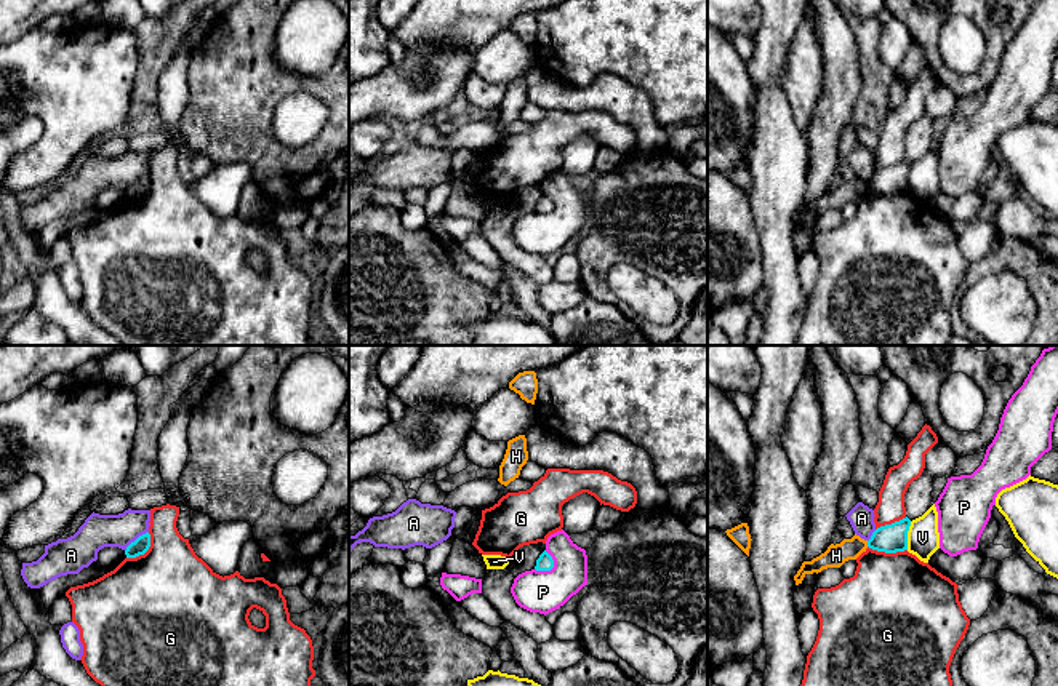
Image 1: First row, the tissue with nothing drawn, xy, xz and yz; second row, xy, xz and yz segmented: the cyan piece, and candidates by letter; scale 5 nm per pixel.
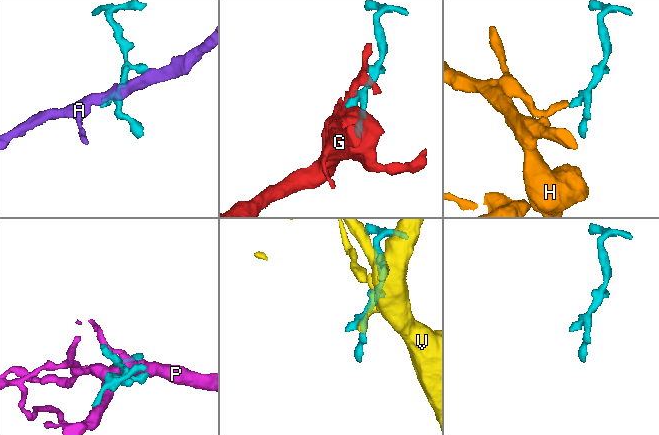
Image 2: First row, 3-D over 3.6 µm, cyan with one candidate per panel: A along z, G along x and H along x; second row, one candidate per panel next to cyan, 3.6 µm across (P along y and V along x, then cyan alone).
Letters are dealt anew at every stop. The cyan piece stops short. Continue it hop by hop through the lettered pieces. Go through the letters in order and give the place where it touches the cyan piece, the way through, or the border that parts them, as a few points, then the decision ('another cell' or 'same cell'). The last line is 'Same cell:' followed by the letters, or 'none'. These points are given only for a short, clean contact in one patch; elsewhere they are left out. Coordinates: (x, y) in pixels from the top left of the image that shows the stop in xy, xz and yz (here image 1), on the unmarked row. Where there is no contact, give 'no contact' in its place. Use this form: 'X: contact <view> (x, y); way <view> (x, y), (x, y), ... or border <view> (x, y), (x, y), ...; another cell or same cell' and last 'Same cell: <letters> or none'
A: contact xy (136, 181); border xy (148, 173), (140, 176), (125, 192); another cell
G: contact yz (887, 194); another cell
H: contact yz (868, 186); border yz (866, 183), (868, 187); another cell
P: contact xz (553, 208); another cell
V: contact yz (906, 178); another cell
Same cell: none

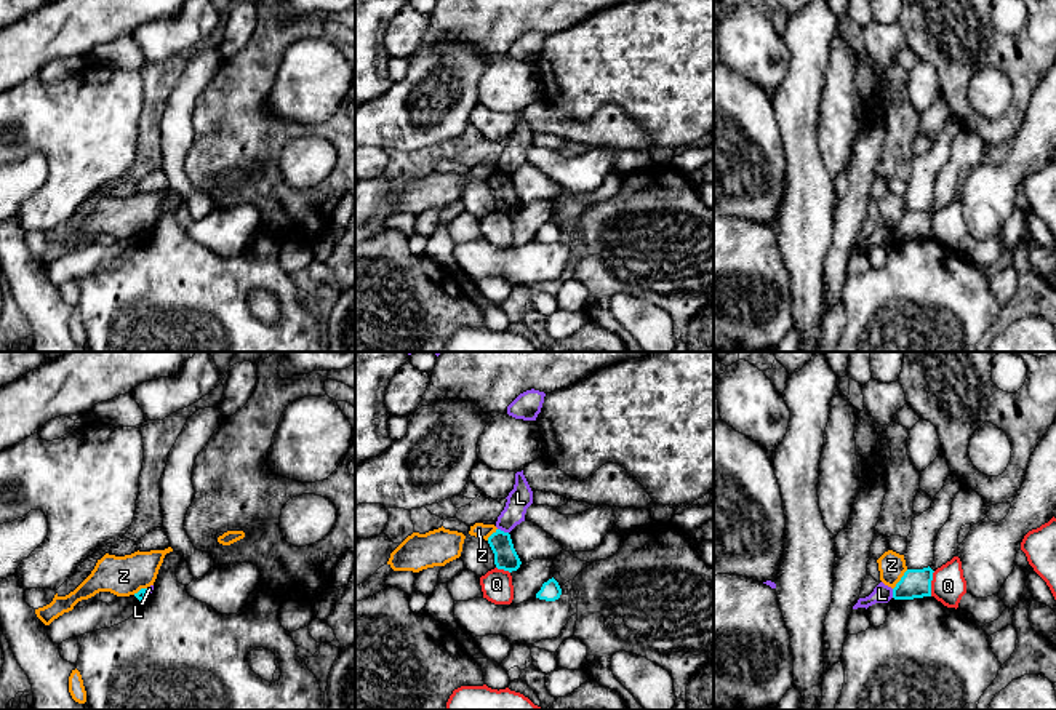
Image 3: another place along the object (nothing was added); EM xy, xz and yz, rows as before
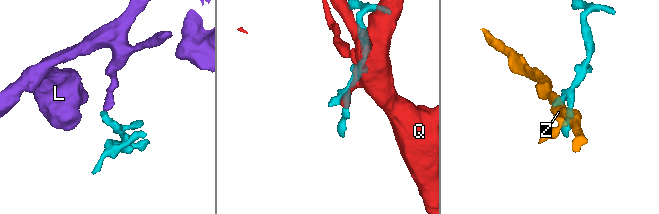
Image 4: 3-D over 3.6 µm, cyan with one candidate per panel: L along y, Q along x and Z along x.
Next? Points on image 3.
L: contact xz (503, 173); border xz (498, 170), (508, 175); another cell
Q: contact yz (930, 226); another cell
Z: contact yz (901, 221); border yz (908, 211), (893, 231); another cell
Same cell: none

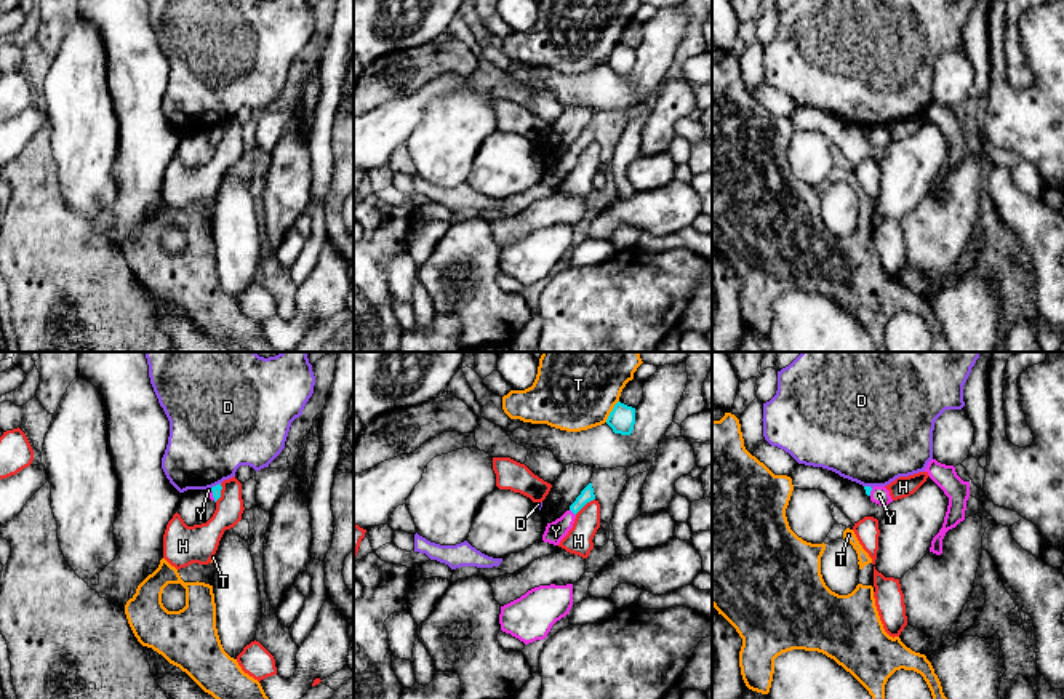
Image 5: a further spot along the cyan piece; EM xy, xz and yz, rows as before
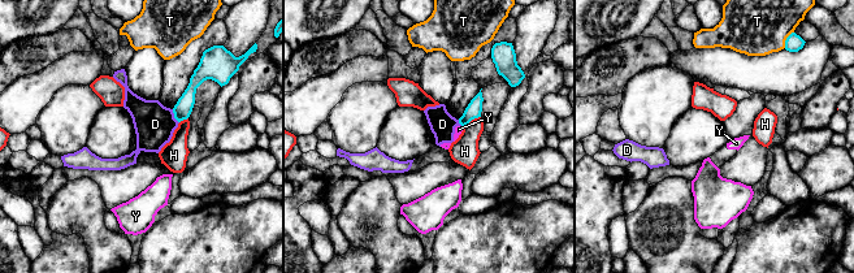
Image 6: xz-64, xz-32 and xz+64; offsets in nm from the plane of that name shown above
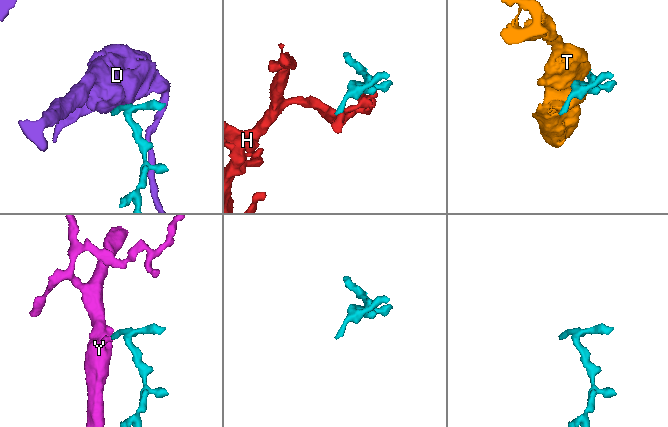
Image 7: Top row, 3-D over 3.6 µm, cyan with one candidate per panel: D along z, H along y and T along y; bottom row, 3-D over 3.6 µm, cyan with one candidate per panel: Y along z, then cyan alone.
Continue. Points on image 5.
D: contact xy (216, 127); border xy (220, 123), (212, 130); another cell
H: contact xz (584, 146); border xz (594, 139), (575, 155); another cell
T: contact xz (612, 53); another cell
Y: contact xz (572, 152); way xz (586, 136), (572, 152), (556, 173); same cell
Same cell: Y

